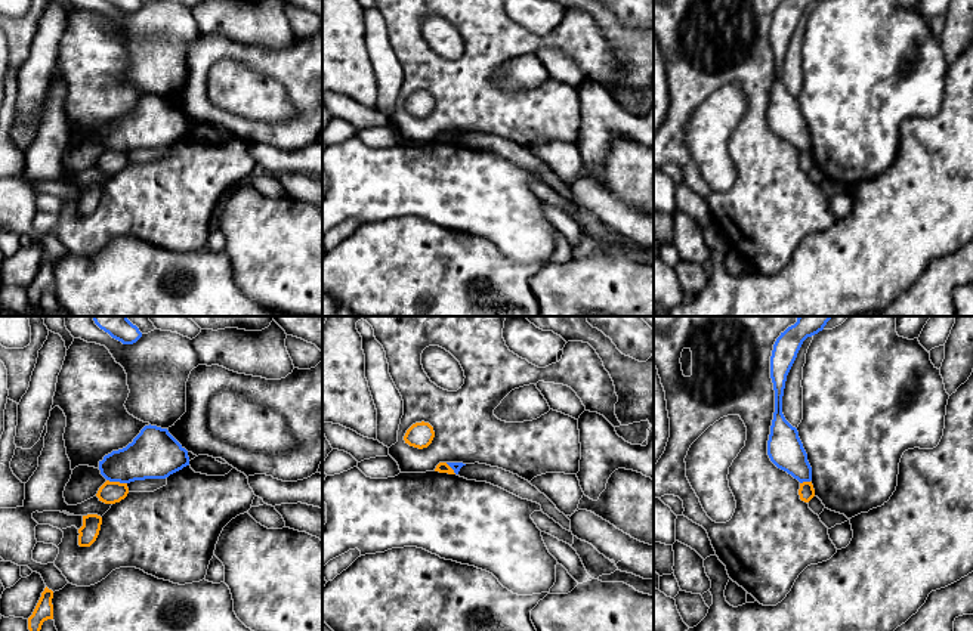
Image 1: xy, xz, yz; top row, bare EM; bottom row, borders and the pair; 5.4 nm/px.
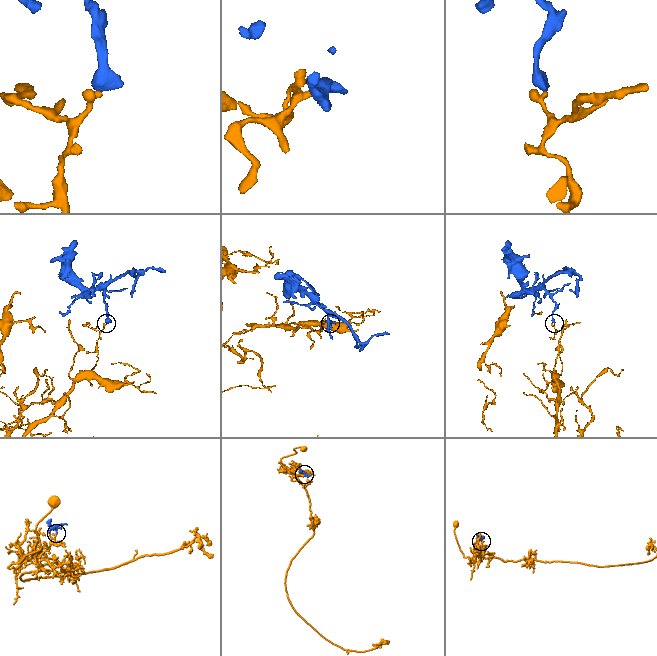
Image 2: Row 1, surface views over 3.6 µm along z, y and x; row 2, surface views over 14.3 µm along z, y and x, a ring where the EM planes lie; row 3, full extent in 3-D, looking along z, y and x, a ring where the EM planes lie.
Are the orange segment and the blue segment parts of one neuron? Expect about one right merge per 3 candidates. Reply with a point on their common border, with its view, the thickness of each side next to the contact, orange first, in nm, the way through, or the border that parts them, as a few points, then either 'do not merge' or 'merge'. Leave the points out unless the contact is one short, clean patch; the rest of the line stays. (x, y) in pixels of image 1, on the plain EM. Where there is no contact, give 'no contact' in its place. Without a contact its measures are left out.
xy (117, 151) | 120/260 nm | along xy (107, 148), (126, 152) | do not merge

